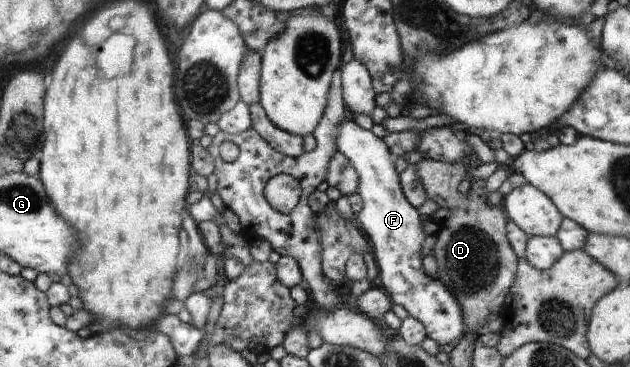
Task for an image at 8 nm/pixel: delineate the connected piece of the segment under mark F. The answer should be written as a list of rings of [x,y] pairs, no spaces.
[[[348,113],[339,124],[337,150],[357,170],[357,193],[363,200],[363,206],[355,219],[359,220],[363,232],[373,242],[373,255],[379,268],[381,284],[389,293],[391,302],[403,306],[411,317],[422,322],[426,328],[426,336],[433,338],[439,346],[459,344],[465,332],[469,332],[469,328],[465,328],[464,309],[457,302],[457,296],[453,296],[453,292],[449,292],[449,288],[445,288],[441,280],[431,280],[421,270],[421,244],[427,236],[423,236],[417,208],[404,195],[400,175],[395,171],[394,157],[388,146],[371,129],[360,128]]]

